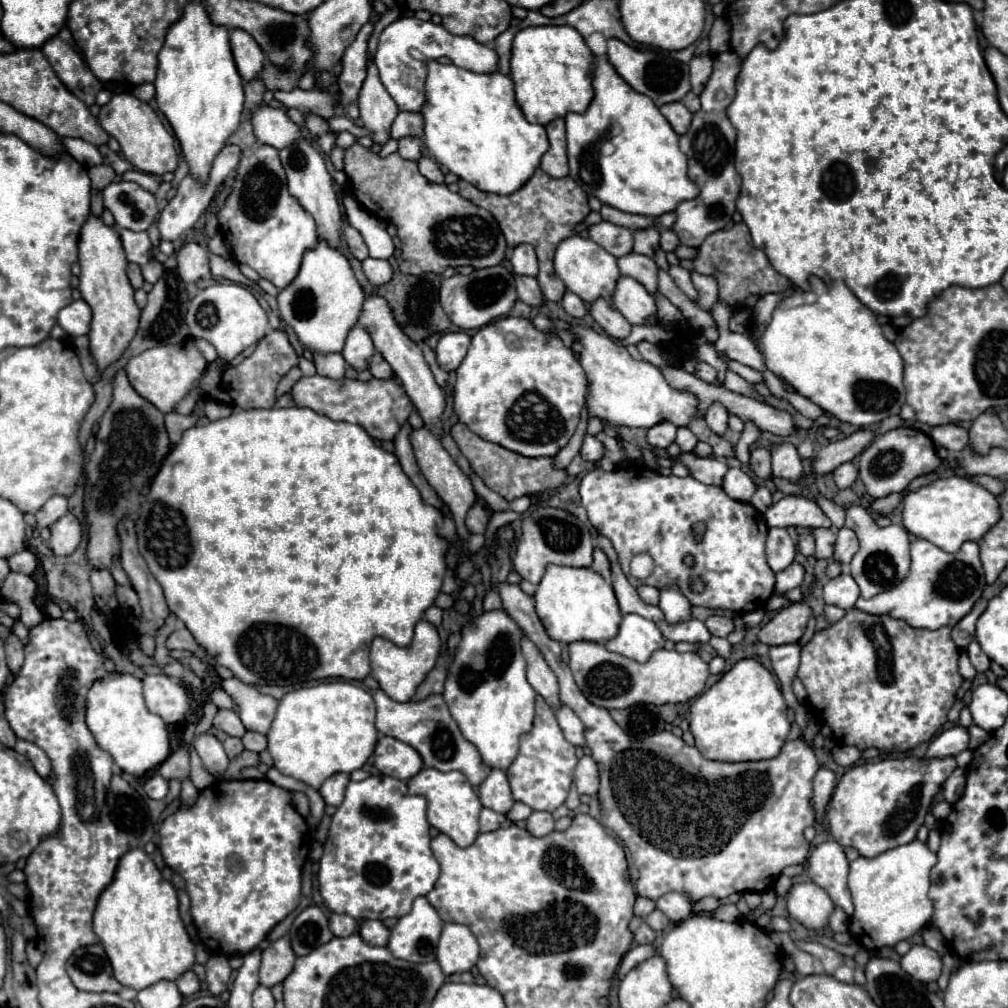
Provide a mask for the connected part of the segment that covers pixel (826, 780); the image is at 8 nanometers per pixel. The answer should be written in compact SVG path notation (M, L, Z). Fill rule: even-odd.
M819 768L813 780L813 810L815 810L815 820L823 822L825 808L831 800L831 794L835 790L835 774L827 768Z

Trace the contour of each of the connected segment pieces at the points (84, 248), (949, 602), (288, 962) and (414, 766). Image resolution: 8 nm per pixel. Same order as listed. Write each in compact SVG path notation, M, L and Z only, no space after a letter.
M89 218L81 228L79 236L79 290L83 300L93 310L93 322L89 332L89 350L95 358L99 372L105 372L111 364L121 360L123 352L129 348L131 340L139 330L141 310L133 300L133 286L125 274L127 258L117 234L117 228L105 226L101 218Z
M913 540L911 574L893 590L877 594L871 600L859 598L855 608L867 610L869 614L891 614L915 628L937 630L941 626L955 626L963 620L973 610L981 592L981 558L977 542L965 542L959 552L949 554L927 540Z
M287 936L271 942L263 950L263 958L261 958L261 968L259 968L261 984L271 988L283 982L283 978L287 978L287 974L293 970L293 962L295 962L295 952Z
M383 736L379 738L375 748L375 768L385 776L409 780L423 768L423 760L419 752L407 746L405 742L399 742L391 736Z

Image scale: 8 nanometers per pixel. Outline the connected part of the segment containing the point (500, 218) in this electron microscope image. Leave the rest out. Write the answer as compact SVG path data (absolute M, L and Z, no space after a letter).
M537 168L537 172L529 178L529 182L521 190L517 190L509 196L481 192L465 180L457 180L457 184L459 184L459 194L463 198L489 210L495 216L495 220L499 222L499 228L511 248L519 246L519 244L531 244L535 248L537 258L539 258L537 280L539 280L543 298L551 300L551 302L559 302L565 294L565 284L563 284L563 280L559 280L555 276L553 256L555 256L555 248L559 246L559 242L575 236L577 234L575 226L579 222L583 222L587 218L587 214L591 212L589 202L587 202L587 194L583 192L583 188L579 184L575 184L569 176L557 180L557 178L543 174L541 168Z

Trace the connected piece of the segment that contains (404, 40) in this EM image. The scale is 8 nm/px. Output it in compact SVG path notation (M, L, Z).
M401 16L395 22L391 22L379 36L379 48L375 54L375 66L379 68L379 78L389 96L395 100L399 110L405 112L421 112L425 102L425 78L427 78L427 62L415 60L409 52L419 50L425 60L437 60L437 58L449 58L455 66L467 68L471 72L479 74L491 74L497 70L499 56L495 48L489 44L481 44L471 36L455 36L449 30L445 30L439 24L423 22L417 18Z

